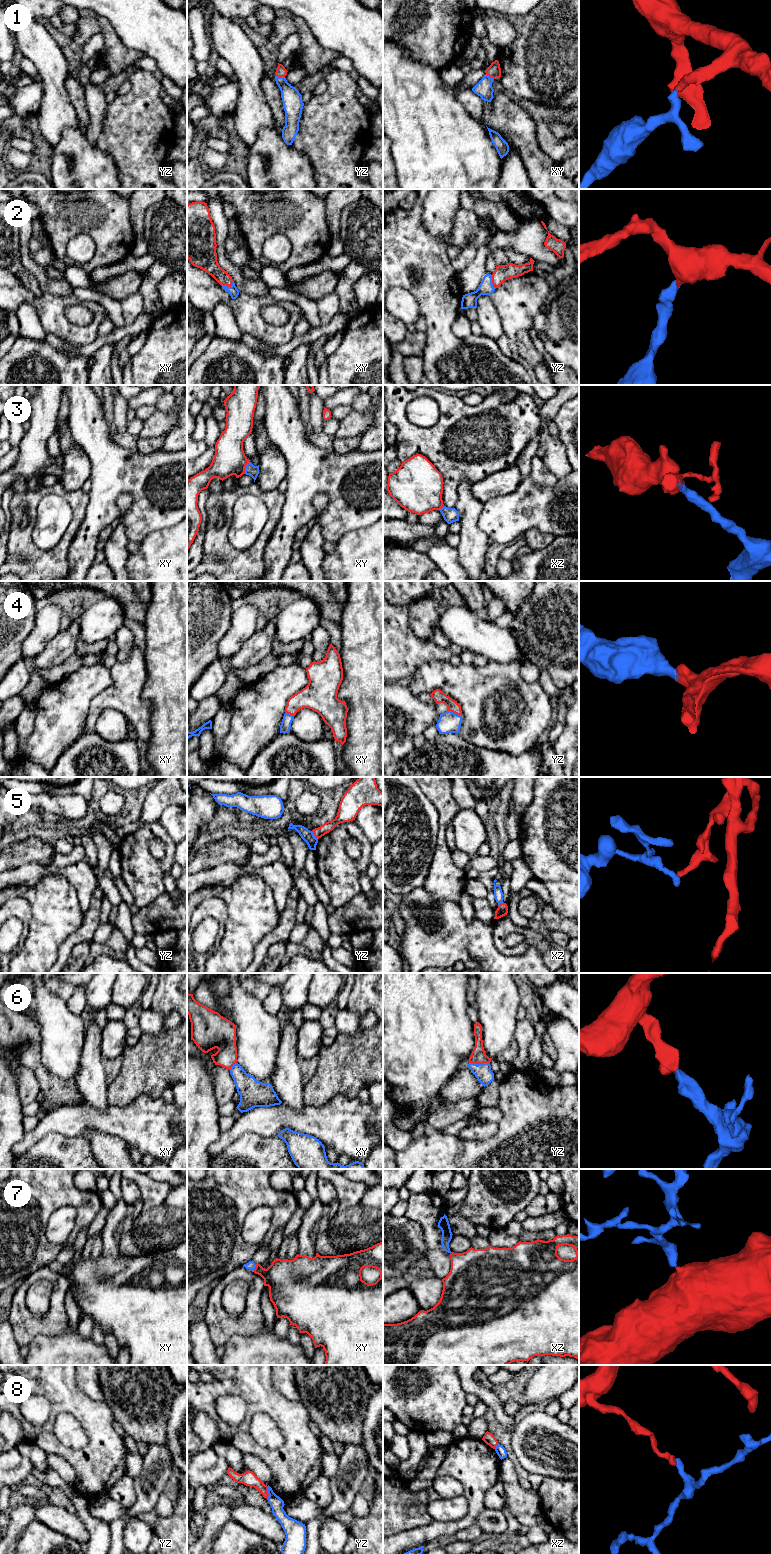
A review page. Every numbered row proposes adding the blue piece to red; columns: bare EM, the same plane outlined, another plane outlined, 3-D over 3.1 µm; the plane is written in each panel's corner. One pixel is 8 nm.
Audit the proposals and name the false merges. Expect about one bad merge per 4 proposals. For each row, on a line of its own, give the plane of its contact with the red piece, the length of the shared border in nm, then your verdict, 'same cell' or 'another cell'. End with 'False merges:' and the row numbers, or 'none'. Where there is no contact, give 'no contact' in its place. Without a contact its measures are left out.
1: yz | 70 nm | same cell
2: xy | 110 nm | same cell
3: xy | 110 nm | same cell
4: yz | 130 nm | same cell
5: yz | 90 nm | another cell
6: yz | 170 nm | same cell
7: xy | 70 nm | same cell
8: yz | 110 nm | another cell
False merges: 5, 8

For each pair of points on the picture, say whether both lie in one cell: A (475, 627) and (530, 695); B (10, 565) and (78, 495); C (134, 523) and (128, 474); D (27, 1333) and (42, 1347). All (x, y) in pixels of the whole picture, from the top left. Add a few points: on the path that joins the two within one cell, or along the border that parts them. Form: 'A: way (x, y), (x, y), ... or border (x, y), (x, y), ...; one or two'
A: border (489, 659), (502, 663), (514, 661), (521, 663); two
B: way (36, 564), (45, 564), (63, 546), (76, 521); one
C: way (138, 511), (138, 486); one
D: border (56, 1335), (38, 1334), (27, 1346); two

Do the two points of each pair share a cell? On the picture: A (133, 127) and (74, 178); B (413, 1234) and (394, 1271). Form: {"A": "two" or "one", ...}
{"A": "two", "B": "one"}

